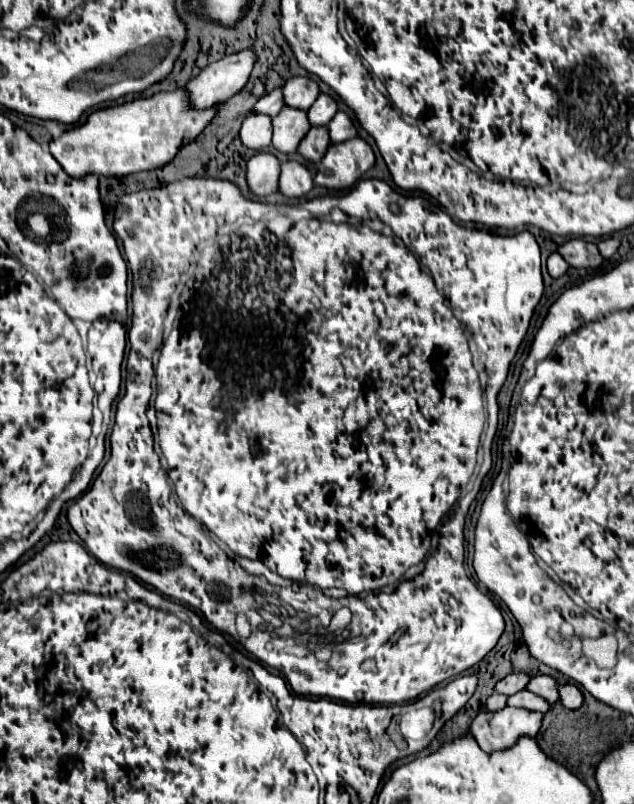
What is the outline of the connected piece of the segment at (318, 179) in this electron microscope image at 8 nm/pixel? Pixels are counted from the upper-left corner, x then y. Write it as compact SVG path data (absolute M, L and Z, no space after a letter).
M354 137L350 141L330 145L314 175L314 185L326 189L350 189L356 181L374 165L374 153L370 145Z

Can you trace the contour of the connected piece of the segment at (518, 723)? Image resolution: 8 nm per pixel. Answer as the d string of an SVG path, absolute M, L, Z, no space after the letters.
M504 707L496 713L480 711L470 725L470 735L476 739L482 751L504 751L524 735L534 737L540 729L542 713Z

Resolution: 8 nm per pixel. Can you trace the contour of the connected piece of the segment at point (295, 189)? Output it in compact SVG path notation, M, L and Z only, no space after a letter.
M296 161L282 163L282 171L280 171L280 179L278 179L278 191L284 197L298 199L298 197L308 195L310 189L312 189L312 175L306 169L306 165L300 165Z

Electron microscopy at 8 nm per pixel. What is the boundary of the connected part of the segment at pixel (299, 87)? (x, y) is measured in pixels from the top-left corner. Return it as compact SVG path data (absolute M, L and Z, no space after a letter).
M292 77L282 87L284 105L302 111L308 111L308 107L316 101L318 93L318 85L310 77Z

